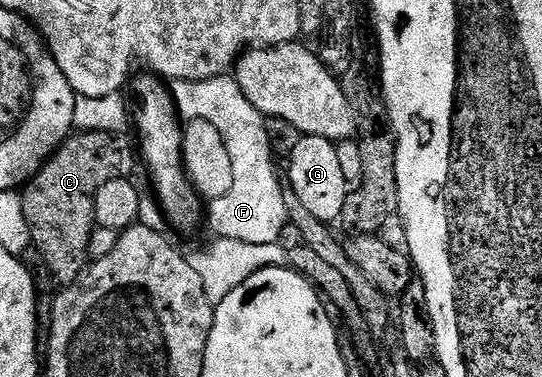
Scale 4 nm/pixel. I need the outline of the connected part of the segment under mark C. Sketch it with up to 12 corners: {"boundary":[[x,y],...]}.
{"boundary":[[75,132],[22,189],[59,286],[89,263],[95,199],[137,164],[130,135]]}

